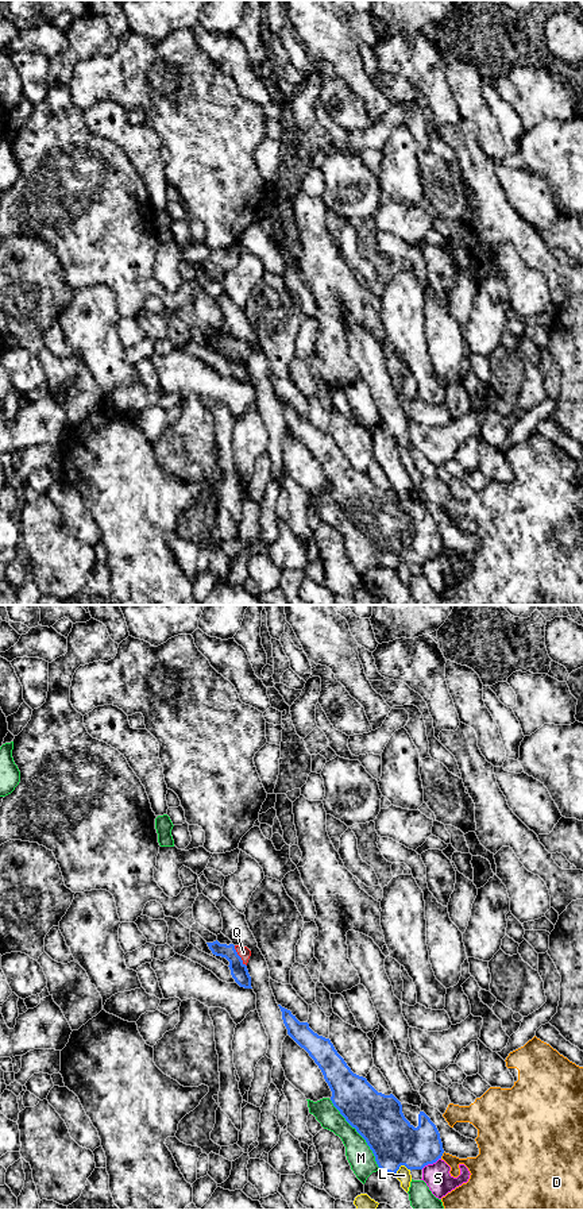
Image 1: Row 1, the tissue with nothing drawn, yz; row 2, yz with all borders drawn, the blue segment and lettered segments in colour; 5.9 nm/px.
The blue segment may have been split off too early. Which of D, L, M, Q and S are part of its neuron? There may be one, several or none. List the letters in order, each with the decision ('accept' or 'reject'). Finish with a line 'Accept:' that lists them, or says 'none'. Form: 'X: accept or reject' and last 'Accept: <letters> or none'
D: reject
L: reject
M: reject
Q: accept
S: reject
Accept: Q

